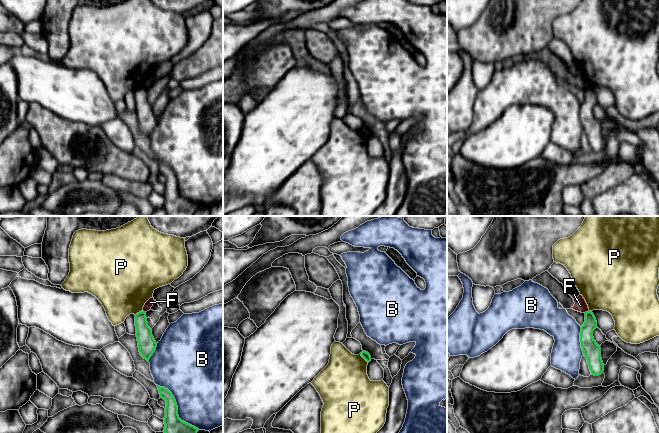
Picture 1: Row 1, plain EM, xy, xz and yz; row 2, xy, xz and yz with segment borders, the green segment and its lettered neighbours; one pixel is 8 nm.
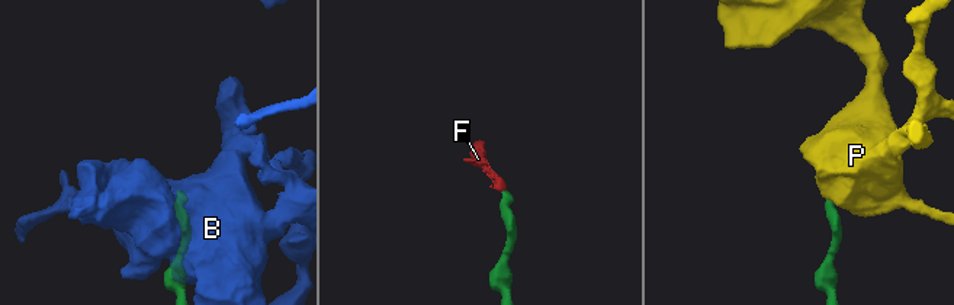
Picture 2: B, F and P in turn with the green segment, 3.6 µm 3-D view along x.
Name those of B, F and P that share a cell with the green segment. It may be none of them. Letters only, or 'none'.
none

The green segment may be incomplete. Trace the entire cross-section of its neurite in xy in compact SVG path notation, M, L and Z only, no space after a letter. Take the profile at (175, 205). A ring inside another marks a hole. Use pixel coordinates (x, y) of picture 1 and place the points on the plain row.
M158 162L160 174L166 177L164 206L168 216L193 216L198 204L182 197L178 191L178 182L172 169L164 164Z

